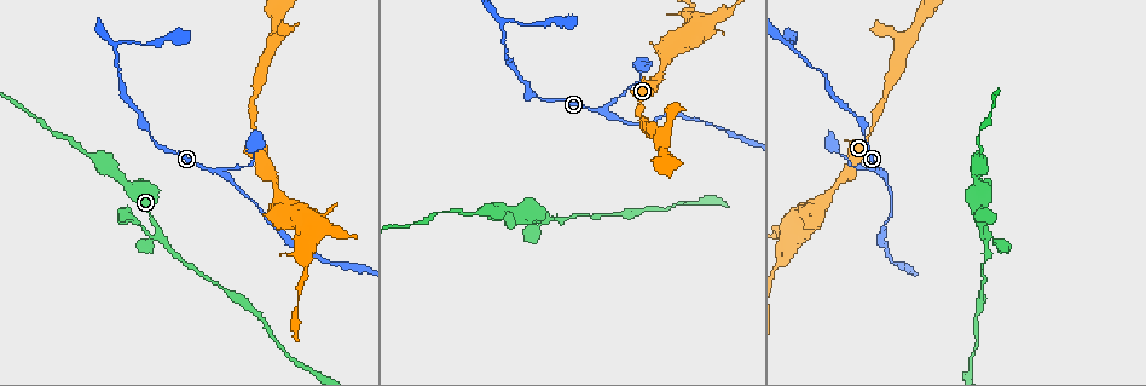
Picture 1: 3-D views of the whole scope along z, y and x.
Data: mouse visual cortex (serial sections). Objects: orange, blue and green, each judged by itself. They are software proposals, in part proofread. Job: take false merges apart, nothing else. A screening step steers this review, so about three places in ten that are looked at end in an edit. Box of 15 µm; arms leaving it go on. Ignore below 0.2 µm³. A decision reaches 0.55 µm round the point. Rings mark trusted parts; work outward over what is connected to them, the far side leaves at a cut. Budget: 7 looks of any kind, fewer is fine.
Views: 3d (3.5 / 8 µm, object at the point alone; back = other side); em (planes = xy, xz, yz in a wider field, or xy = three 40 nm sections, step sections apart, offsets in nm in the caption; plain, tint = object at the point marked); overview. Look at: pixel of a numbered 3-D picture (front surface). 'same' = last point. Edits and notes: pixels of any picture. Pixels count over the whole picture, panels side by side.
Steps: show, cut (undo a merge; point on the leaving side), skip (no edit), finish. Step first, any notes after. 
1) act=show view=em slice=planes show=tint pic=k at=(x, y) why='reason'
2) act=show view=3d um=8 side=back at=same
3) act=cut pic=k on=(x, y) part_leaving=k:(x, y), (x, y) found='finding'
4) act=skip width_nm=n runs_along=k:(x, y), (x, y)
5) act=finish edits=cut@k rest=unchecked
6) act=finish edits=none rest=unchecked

act=show view=3d um=3.5 pic=1 at=(546, 219) why='arms run side by side'

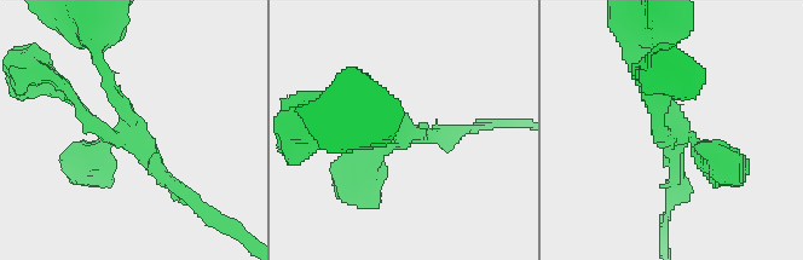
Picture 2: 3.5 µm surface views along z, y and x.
act=show view=em slice=xy step=3 show=tint pic=2 at=(401, 138) why='now the EM'

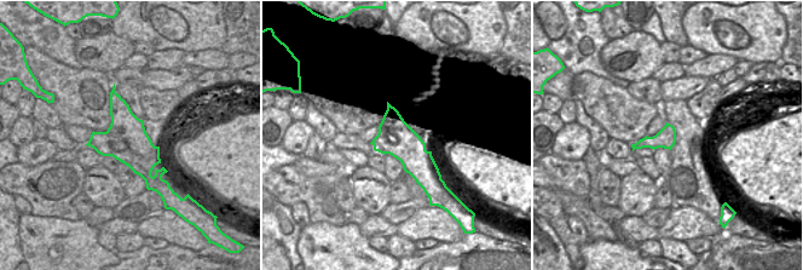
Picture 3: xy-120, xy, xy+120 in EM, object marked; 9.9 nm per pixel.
act=cut pic=2 on=(81, 115) part_leaving=2:(115, 137), (56, 78), (29, 70) found='two cells meet here'

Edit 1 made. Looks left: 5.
act=show view=overview

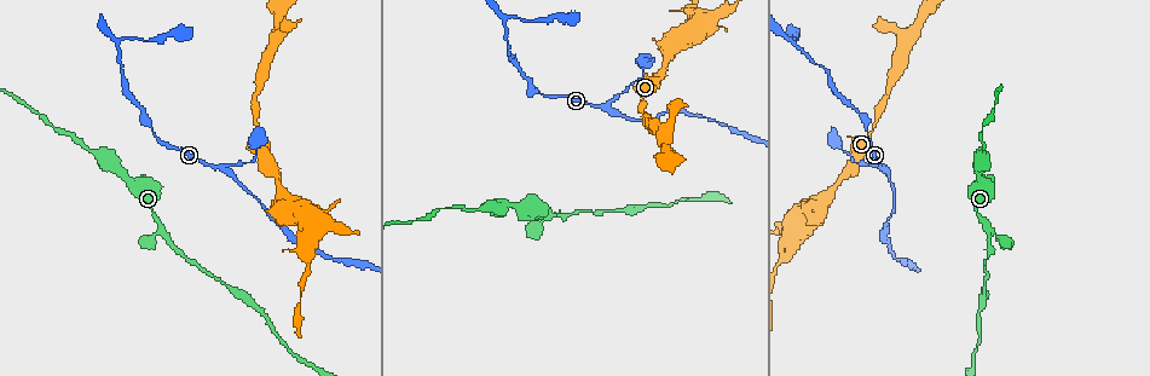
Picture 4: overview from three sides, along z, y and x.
act=show view=3d um=3.5 side=back pic=4 at=(307, 255) why='thick turns thin'

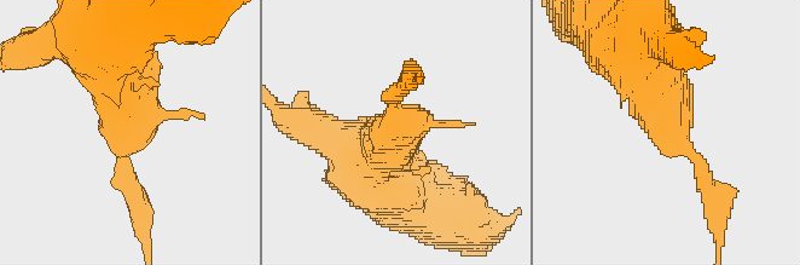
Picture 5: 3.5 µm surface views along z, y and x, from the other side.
act=show view=em slice=xy step=2 show=tint pic=5 at=(665, 122) why='shape alone is not enough'

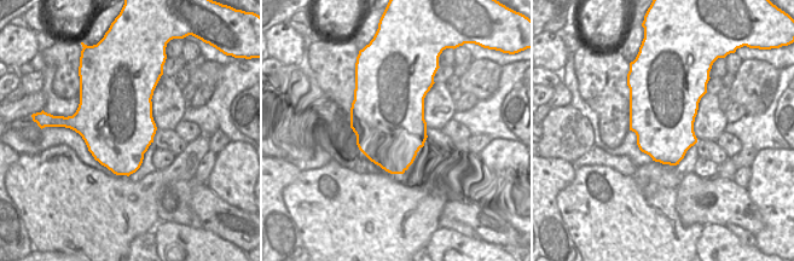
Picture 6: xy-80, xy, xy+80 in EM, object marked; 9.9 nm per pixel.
act=skip runs_along=5:(636, 52), (670, 134), (709, 190) found='continuous, no second cell'

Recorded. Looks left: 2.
act=finish edits=cut@2 rest=unchecked

